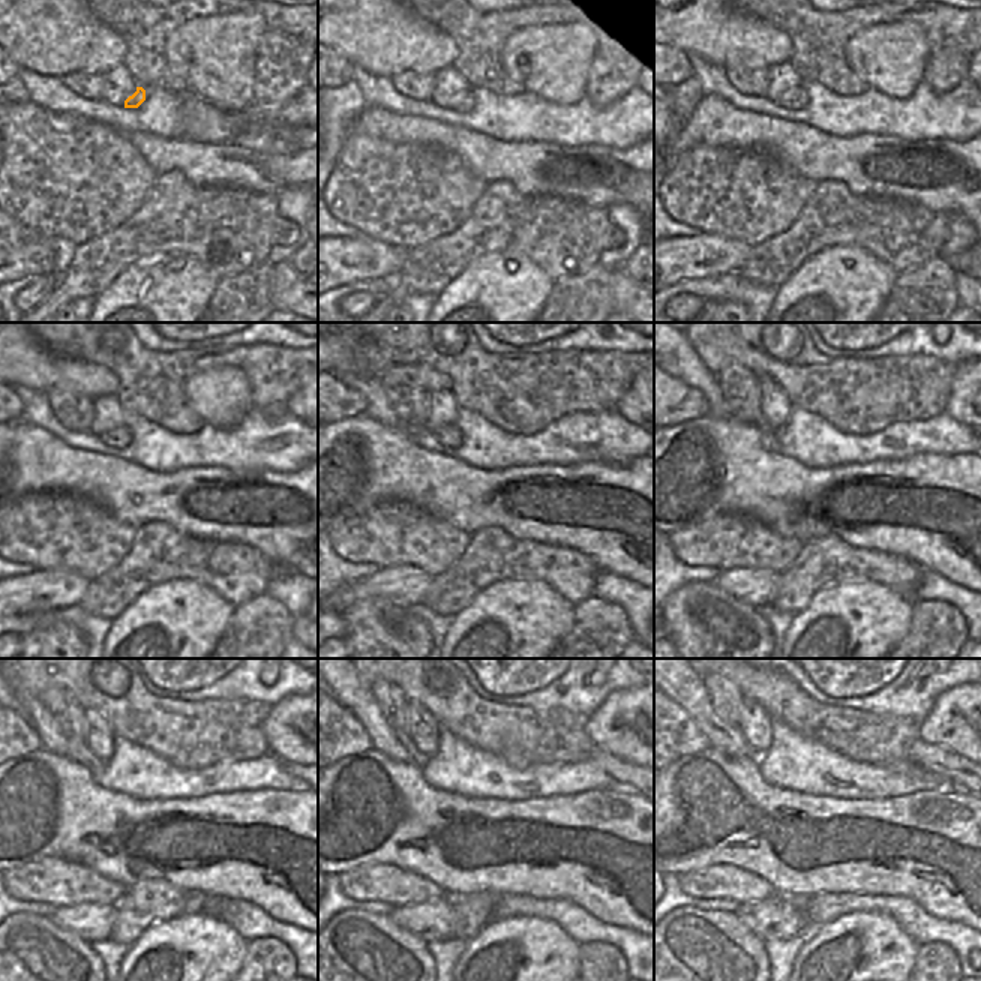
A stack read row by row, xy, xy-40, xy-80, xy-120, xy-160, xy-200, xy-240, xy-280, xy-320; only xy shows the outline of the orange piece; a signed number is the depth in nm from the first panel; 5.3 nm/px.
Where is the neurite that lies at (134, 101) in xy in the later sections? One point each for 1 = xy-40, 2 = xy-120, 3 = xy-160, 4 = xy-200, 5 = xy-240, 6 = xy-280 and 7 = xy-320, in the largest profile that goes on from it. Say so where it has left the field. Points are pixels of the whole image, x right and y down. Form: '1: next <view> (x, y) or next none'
1: next xy-40 (464, 102)
2: next xy-120 (120, 437)
3: next xy-160 (447, 435)
4: next xy-200 (765, 428)
5: next xy-240 (53, 741)
6: next xy-280 (350, 689)
7: next xy-320 (686, 689)

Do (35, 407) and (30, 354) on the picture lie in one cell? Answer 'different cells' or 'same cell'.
different cells

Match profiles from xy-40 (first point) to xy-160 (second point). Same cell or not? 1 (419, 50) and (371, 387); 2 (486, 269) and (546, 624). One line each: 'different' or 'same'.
1: different
2: same

